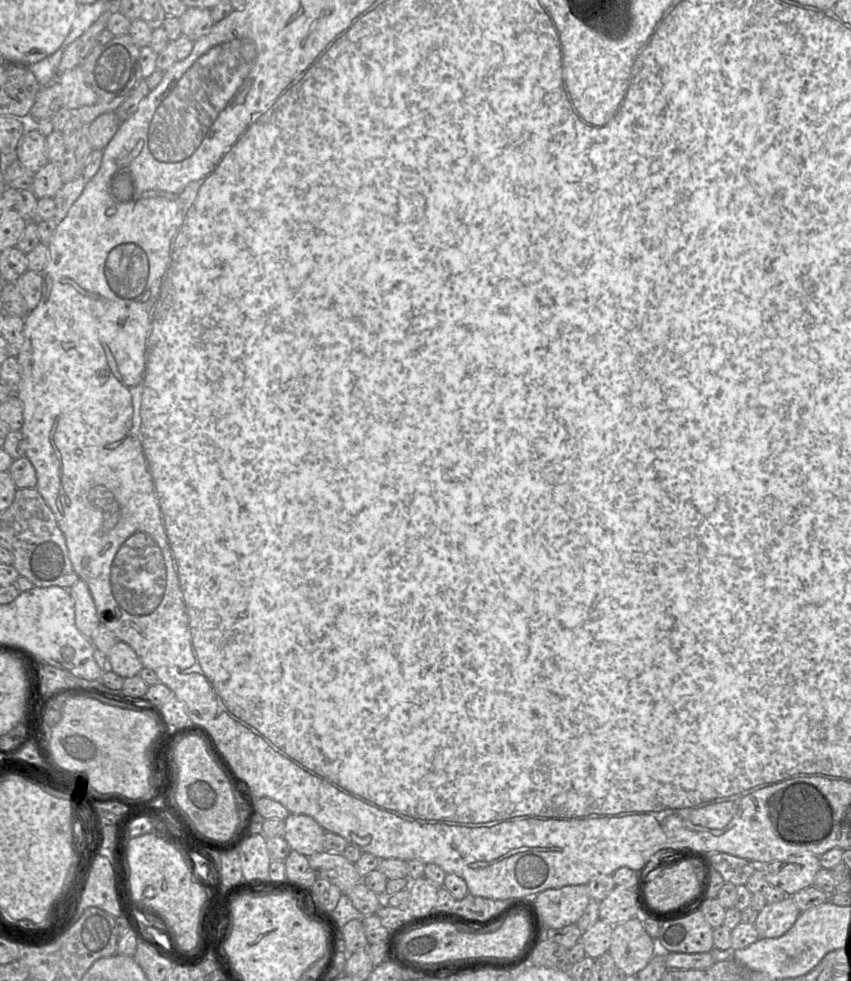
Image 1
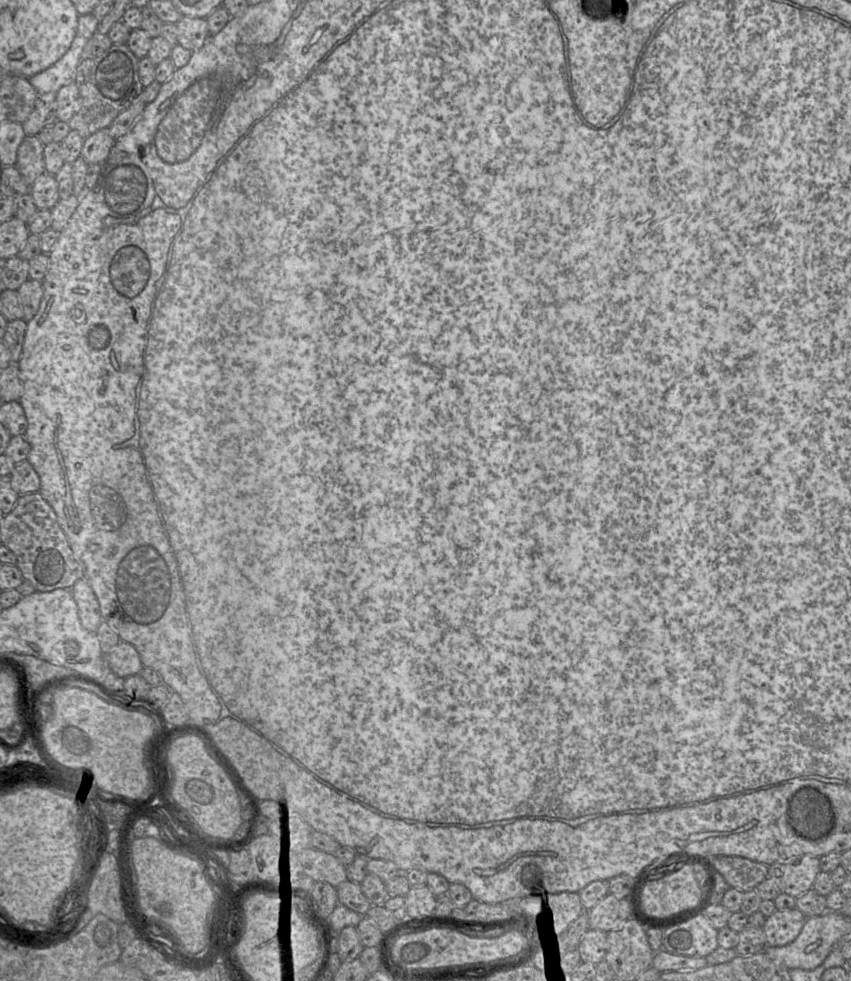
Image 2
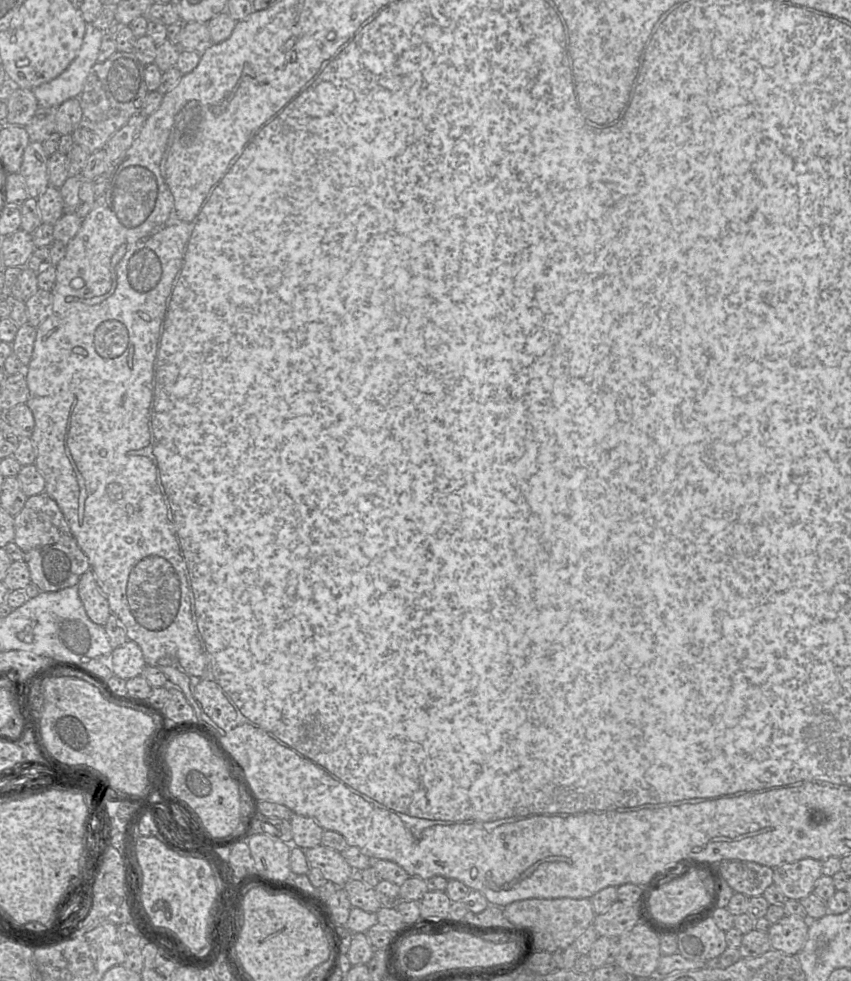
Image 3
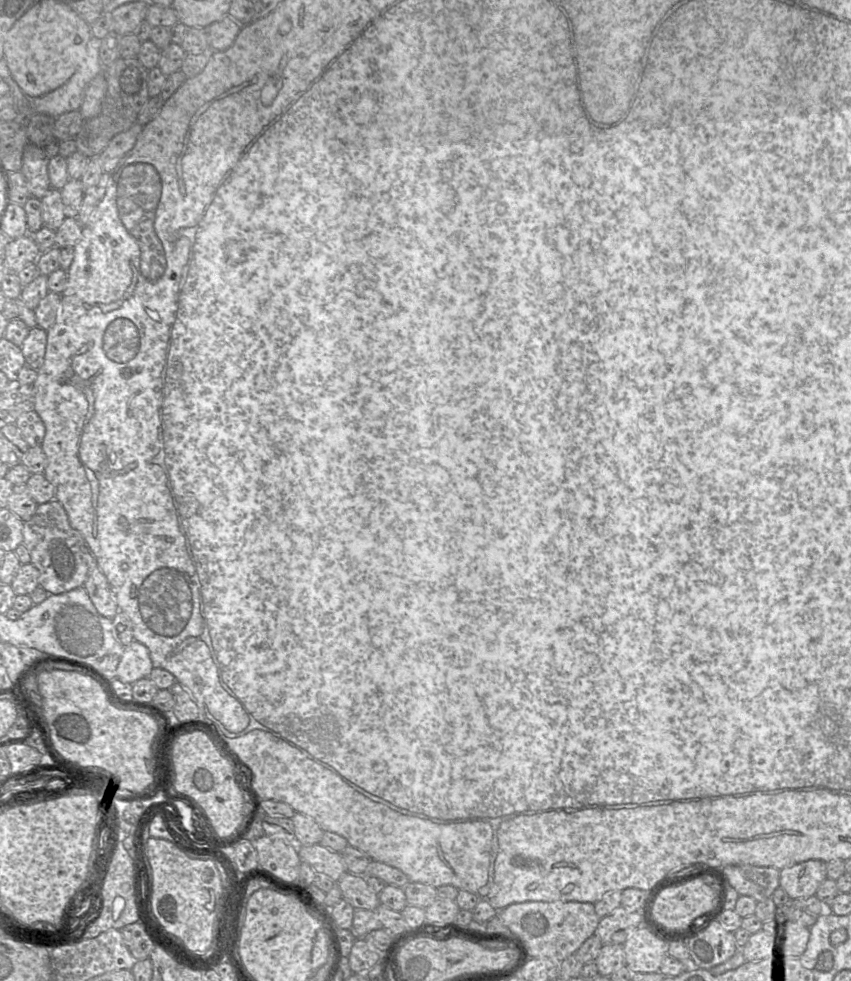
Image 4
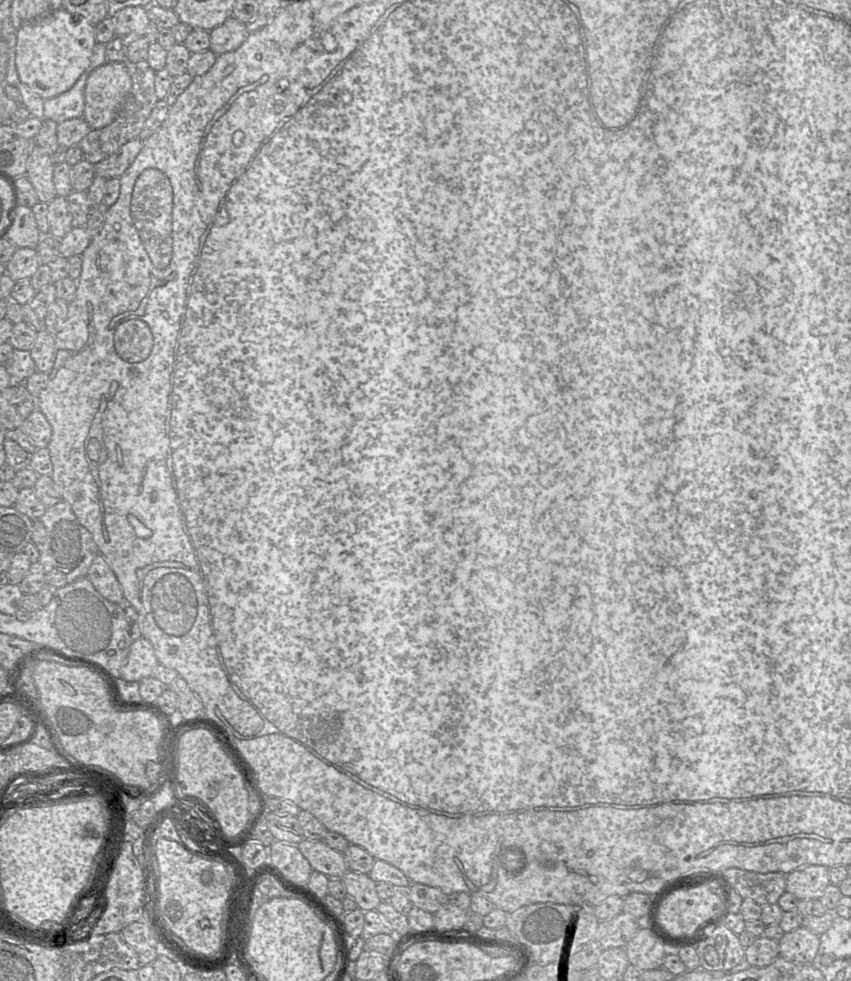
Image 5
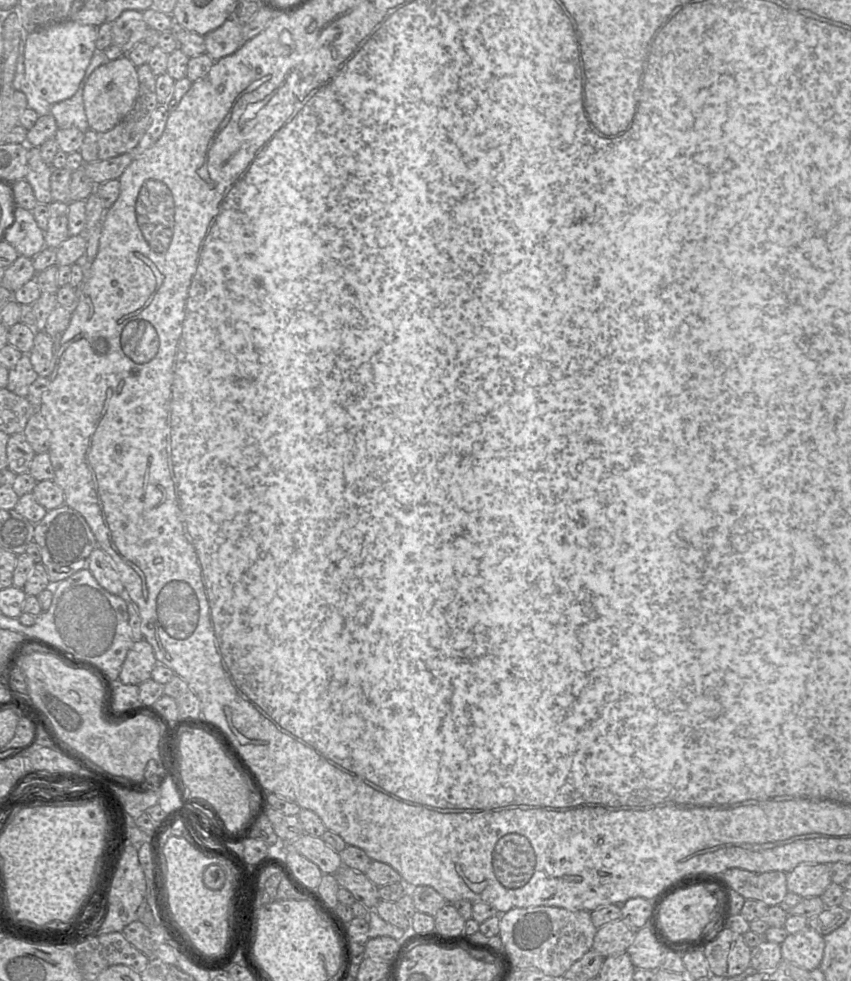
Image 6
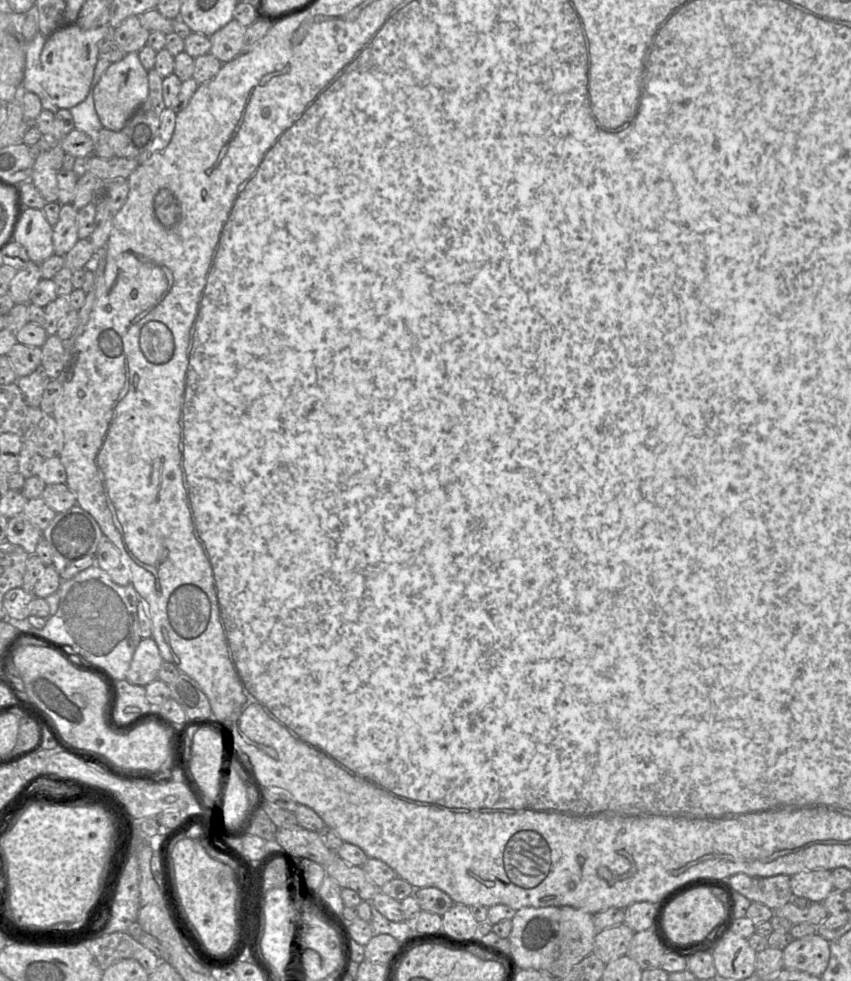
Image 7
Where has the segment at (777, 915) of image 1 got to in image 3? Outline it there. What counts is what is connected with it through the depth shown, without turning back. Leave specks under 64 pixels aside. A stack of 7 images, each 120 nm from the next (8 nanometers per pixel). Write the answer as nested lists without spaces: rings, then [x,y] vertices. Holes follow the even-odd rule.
[[[785,915],[773,923],[767,932],[771,949],[786,955],[797,955],[806,942],[809,922],[807,918]]]

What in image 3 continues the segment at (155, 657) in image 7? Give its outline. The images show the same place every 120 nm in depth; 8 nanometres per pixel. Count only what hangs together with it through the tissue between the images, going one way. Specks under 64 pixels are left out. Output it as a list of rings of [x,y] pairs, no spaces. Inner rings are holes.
[[[127,640],[121,646],[113,648],[112,663],[114,675],[125,680],[142,676],[146,666],[141,648],[132,640]]]

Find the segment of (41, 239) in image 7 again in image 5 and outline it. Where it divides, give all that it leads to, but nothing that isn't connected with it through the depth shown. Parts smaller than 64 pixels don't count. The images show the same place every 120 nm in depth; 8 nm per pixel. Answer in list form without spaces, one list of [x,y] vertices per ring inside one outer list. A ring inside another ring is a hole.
[[[18,206],[6,238],[17,248],[36,248],[42,237],[31,208]]]

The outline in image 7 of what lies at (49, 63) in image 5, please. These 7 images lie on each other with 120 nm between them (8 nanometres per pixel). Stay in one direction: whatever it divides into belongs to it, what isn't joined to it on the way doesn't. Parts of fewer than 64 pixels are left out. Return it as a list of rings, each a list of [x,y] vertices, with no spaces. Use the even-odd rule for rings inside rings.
[[[72,24],[46,38],[39,59],[38,83],[44,90],[44,97],[59,110],[70,110],[87,97],[99,57],[98,42],[106,34],[107,25],[83,29]]]

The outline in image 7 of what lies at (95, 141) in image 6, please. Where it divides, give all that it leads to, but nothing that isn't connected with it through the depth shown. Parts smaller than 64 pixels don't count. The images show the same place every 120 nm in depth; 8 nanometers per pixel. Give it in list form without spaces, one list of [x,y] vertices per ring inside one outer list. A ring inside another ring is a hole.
[[[154,68],[150,69],[148,71],[149,92],[147,99],[119,131],[112,131],[102,127],[98,140],[94,144],[94,155],[100,158],[137,158],[149,149],[158,135],[161,114],[166,108],[163,100],[162,83],[163,78],[159,73]]]

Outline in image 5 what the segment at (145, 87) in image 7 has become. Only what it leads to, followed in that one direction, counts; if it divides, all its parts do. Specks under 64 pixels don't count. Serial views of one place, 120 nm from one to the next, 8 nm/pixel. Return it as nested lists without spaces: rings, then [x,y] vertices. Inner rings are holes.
[[[126,61],[110,62],[94,69],[84,89],[83,118],[91,129],[111,124],[130,94],[132,80]]]

